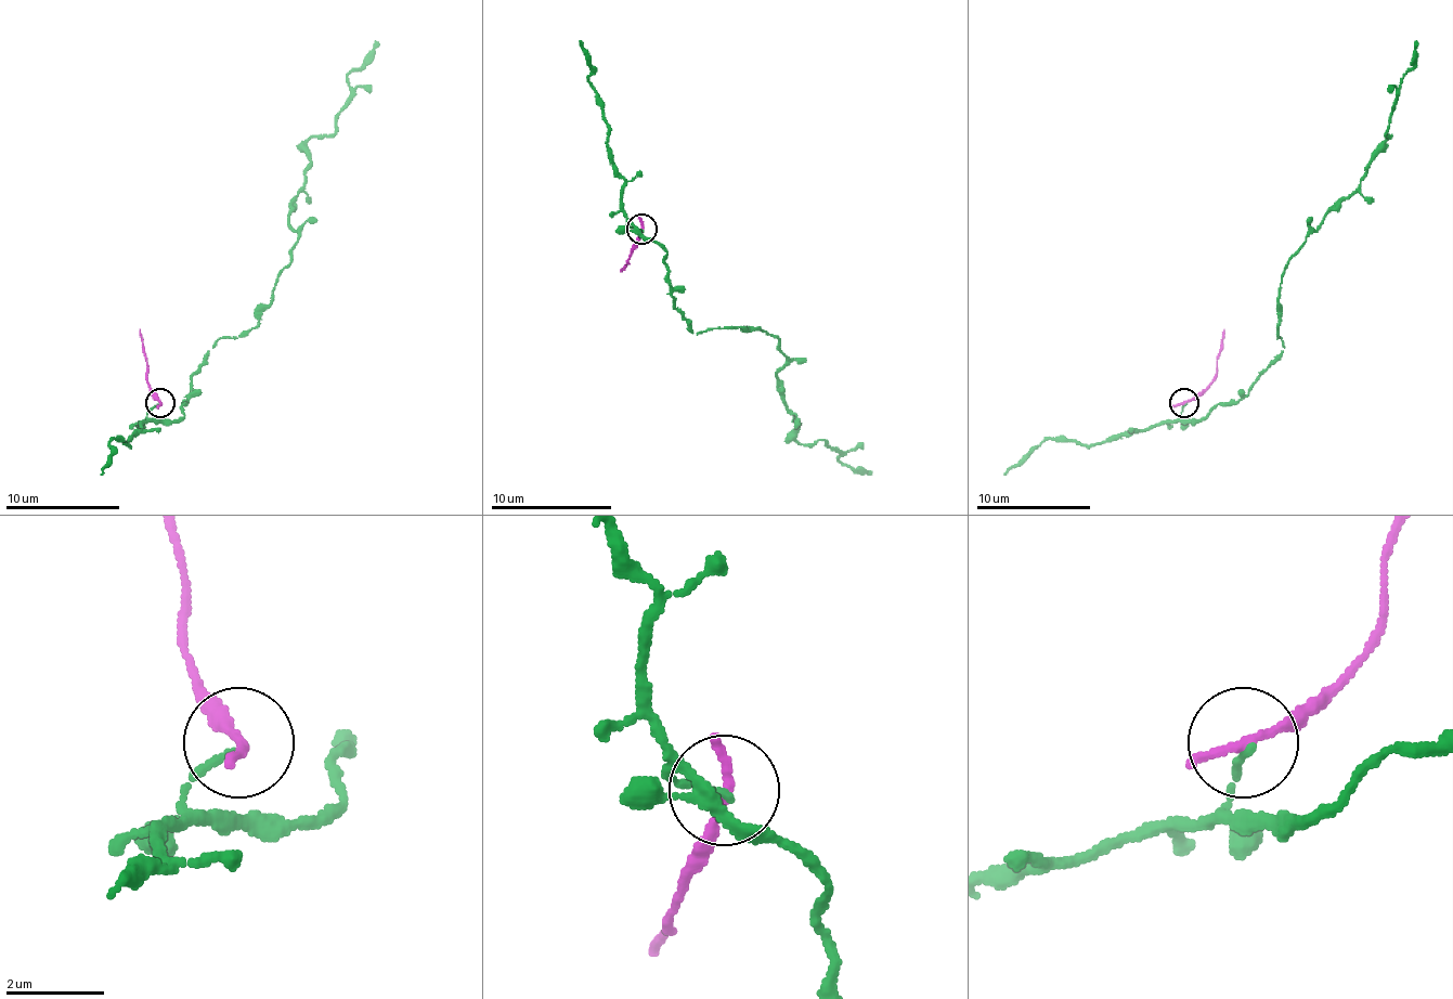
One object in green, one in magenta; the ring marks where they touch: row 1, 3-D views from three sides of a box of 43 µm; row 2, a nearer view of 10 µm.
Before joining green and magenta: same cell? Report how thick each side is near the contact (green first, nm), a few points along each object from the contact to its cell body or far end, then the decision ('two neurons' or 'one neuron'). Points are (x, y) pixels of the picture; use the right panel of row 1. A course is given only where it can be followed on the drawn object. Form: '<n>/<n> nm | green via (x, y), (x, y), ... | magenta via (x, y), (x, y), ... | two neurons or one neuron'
150/220 nm | green via (1185, 402), (1180, 416), (1197, 422), (1215, 404), (1234, 404), (1281, 353), (1283, 267), (1389, 138), (1415, 40) | magenta via (1183, 402), (1197, 396), (1211, 381), (1223, 329) | two neurons

